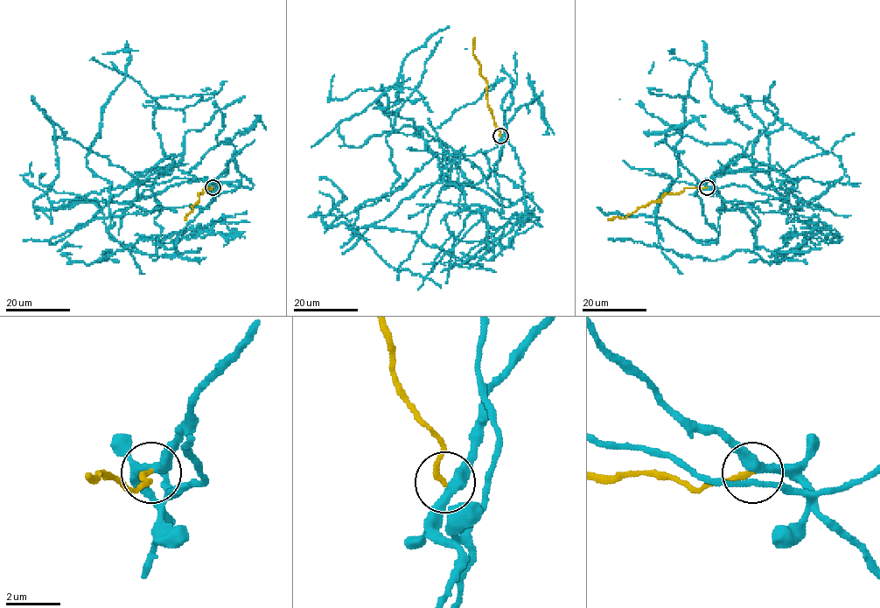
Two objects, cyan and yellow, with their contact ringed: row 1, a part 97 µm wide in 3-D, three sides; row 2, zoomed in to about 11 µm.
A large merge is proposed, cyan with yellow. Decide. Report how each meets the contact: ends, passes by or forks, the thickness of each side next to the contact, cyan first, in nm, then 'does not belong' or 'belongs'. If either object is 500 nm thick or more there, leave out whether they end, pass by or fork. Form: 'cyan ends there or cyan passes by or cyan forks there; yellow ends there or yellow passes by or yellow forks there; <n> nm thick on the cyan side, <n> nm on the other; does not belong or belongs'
cyan passes by; yellow ends there; 360 nm thick on the cyan side, 220 nm on the other; does not belong

